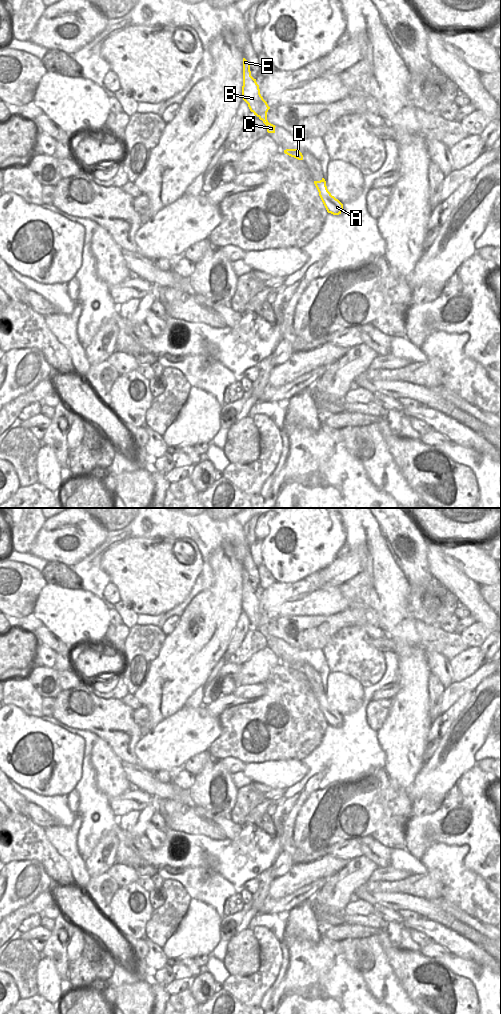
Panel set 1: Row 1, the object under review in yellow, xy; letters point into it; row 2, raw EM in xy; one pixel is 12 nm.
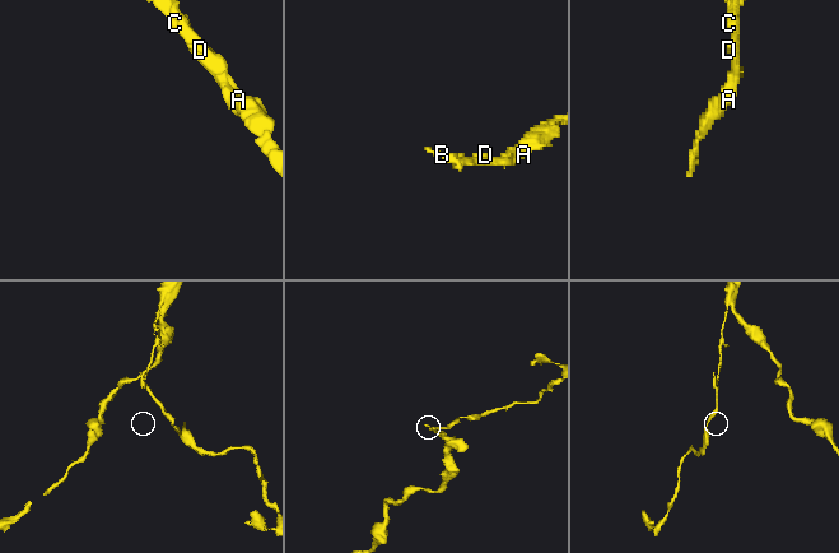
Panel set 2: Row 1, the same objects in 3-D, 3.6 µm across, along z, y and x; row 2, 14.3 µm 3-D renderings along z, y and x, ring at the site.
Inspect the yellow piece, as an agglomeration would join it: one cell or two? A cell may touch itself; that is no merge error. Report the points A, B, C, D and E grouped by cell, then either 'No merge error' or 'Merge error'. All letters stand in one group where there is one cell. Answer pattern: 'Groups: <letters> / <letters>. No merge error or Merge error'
Groups: A C D / B E. Merge error

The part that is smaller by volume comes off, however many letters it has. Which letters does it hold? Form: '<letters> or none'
A, C, D

